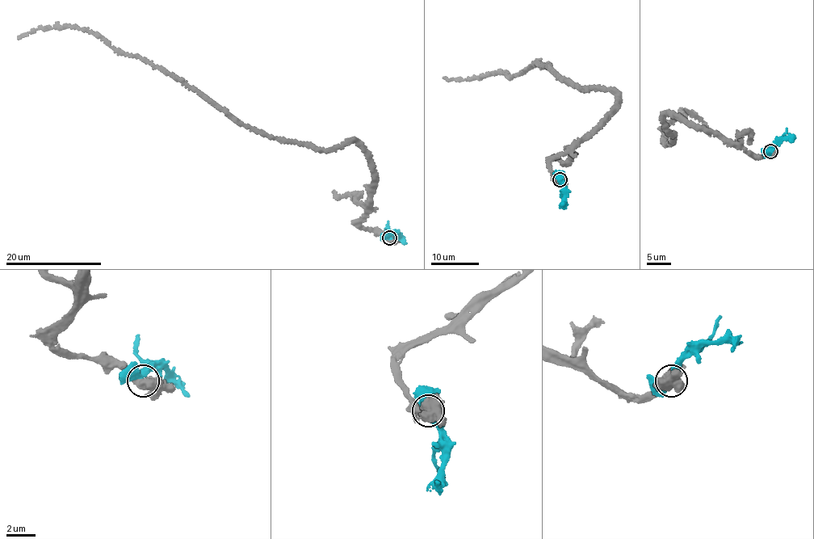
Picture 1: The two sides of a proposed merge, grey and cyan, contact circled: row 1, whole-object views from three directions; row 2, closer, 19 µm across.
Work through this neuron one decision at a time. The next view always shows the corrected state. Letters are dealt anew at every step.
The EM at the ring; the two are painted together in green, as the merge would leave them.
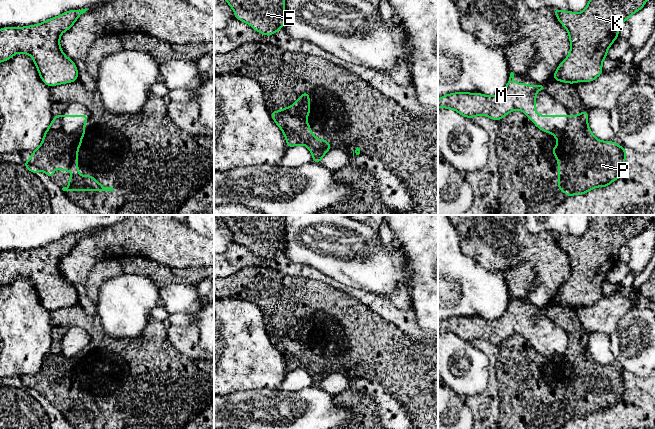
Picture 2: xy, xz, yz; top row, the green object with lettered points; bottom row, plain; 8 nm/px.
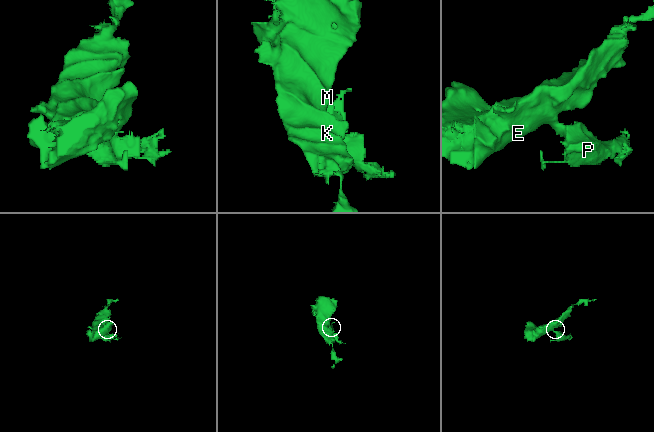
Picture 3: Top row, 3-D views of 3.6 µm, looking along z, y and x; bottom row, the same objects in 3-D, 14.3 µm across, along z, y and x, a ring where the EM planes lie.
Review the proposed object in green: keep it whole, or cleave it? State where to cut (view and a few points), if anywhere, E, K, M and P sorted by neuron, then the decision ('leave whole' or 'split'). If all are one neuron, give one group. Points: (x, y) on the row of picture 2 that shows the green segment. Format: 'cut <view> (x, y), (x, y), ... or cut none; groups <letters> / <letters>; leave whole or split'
cut xz (305, 92), (306, 96), (298, 112), (295, 115), (291, 115); groups E K M / P; split

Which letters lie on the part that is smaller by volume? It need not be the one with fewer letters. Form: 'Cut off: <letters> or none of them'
Cut off: P

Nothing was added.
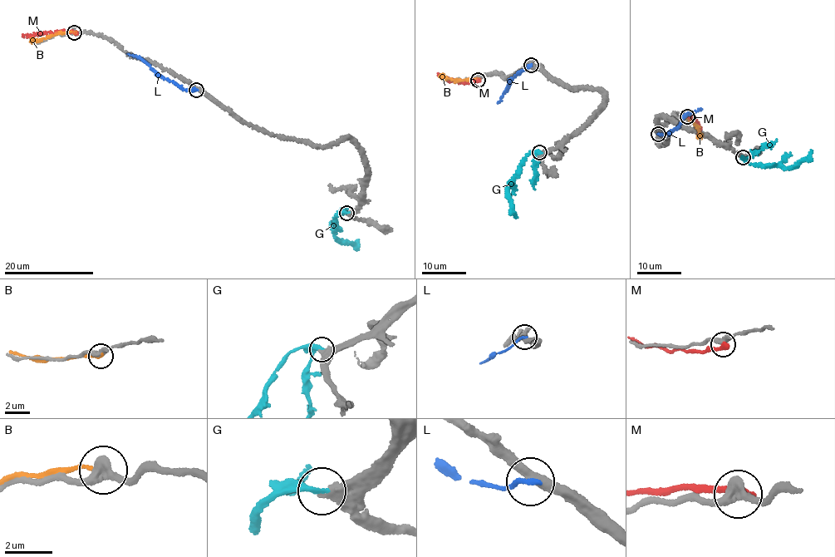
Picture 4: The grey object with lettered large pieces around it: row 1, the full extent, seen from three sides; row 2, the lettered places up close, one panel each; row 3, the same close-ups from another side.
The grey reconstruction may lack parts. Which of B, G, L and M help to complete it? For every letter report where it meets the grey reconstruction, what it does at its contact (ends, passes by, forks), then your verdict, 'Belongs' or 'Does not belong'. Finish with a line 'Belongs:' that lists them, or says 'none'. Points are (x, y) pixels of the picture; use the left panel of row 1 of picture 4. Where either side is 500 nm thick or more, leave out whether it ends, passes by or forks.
B: Touches grey at (74, 32). It ends there. Does not belong
G: Touches grey at (346, 213). It ends there. Belongs
L: Touches grey at (196, 90). It ends there. Does not belong
M: Touches grey at (74, 32). It ends there. Does not belong
Belongs: G

